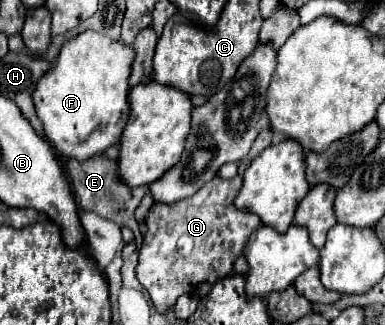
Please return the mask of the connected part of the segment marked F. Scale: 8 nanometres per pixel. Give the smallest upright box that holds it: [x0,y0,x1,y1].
[33,31,135,161]

